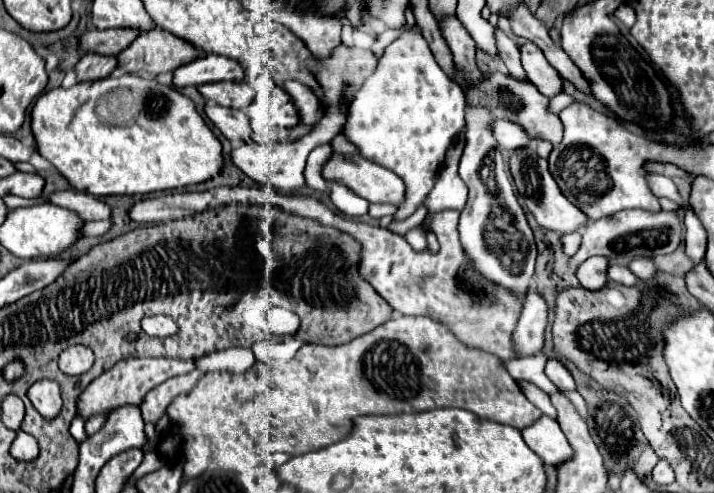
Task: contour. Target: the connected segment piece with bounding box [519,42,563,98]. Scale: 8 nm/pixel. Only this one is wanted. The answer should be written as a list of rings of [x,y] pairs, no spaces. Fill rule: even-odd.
[[[523,42],[519,46],[521,50],[521,64],[529,76],[531,82],[535,82],[535,86],[539,86],[541,94],[547,94],[549,98],[553,98],[557,92],[563,90],[563,82],[557,76],[559,72],[547,62],[547,58],[543,56],[541,48],[533,42]]]

